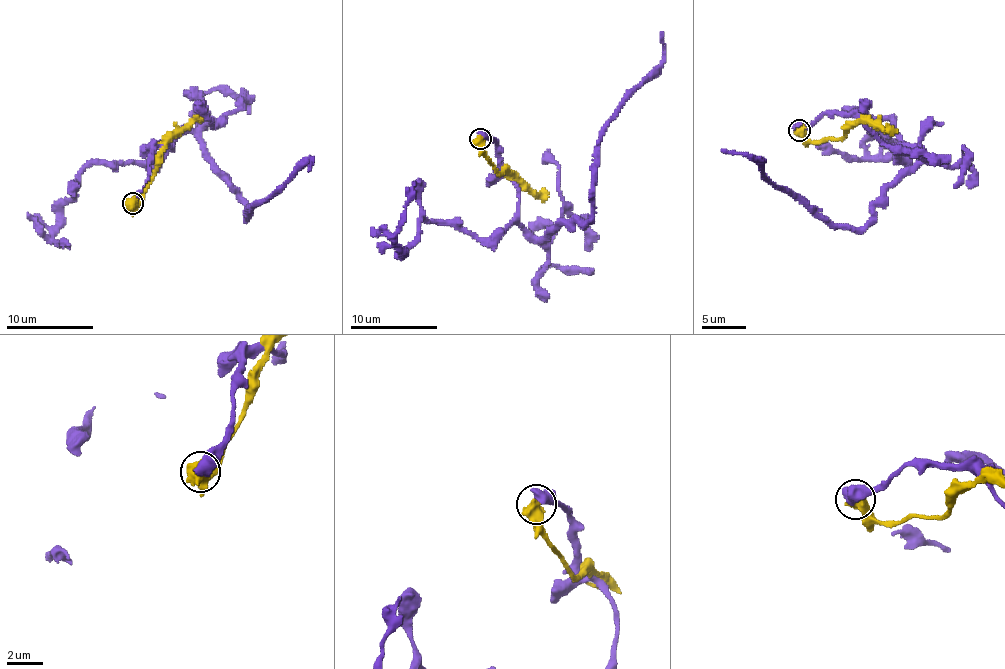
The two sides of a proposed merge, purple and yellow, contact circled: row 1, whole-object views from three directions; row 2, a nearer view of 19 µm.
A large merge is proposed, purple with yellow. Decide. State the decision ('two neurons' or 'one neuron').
two neurons

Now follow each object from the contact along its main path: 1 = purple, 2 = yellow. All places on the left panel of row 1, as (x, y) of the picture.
1: (134, 203), (151, 148), (174, 149), (194, 133), (246, 219), (299, 165), (311, 161), (308, 169)
2: (132, 203), (139, 205), (155, 173), (155, 158), (169, 139), (196, 120), (202, 120)

